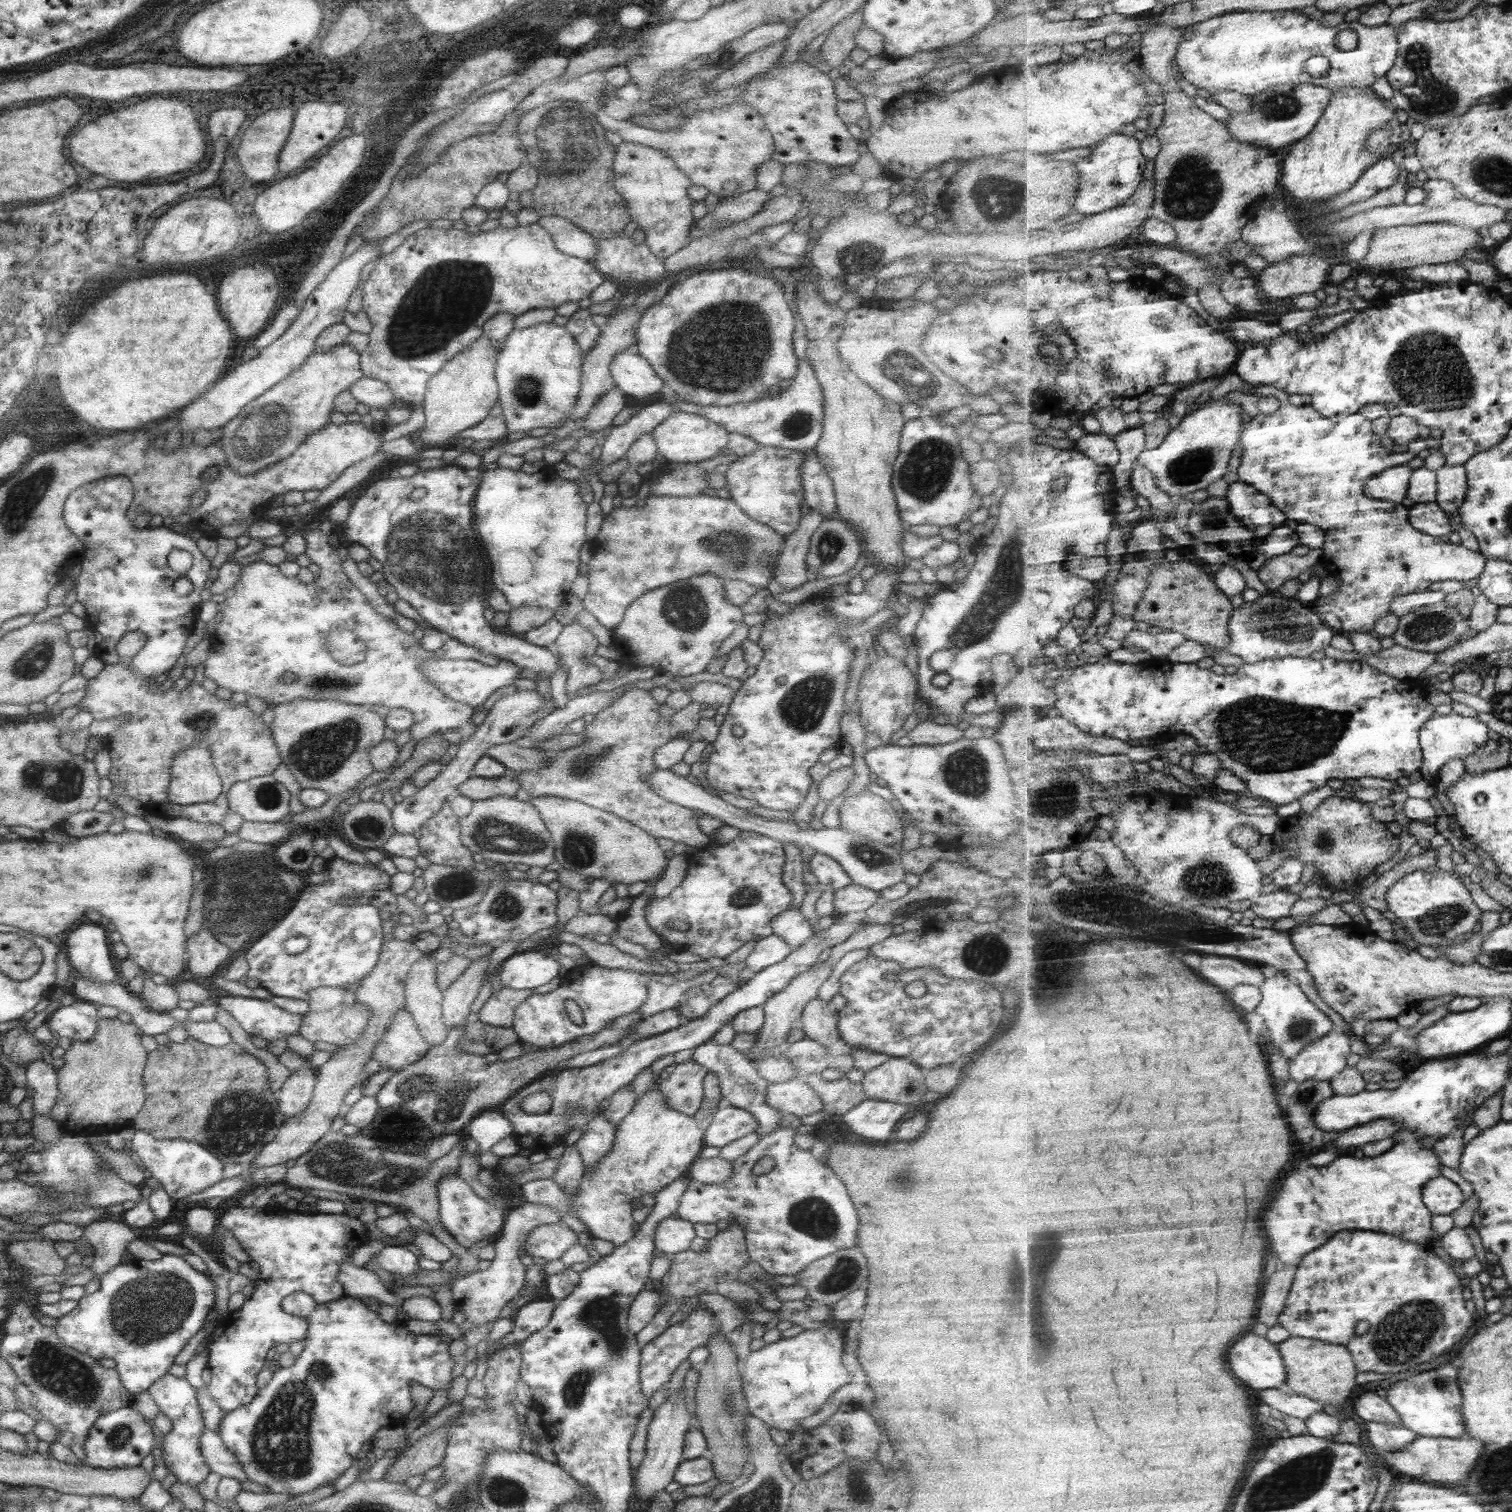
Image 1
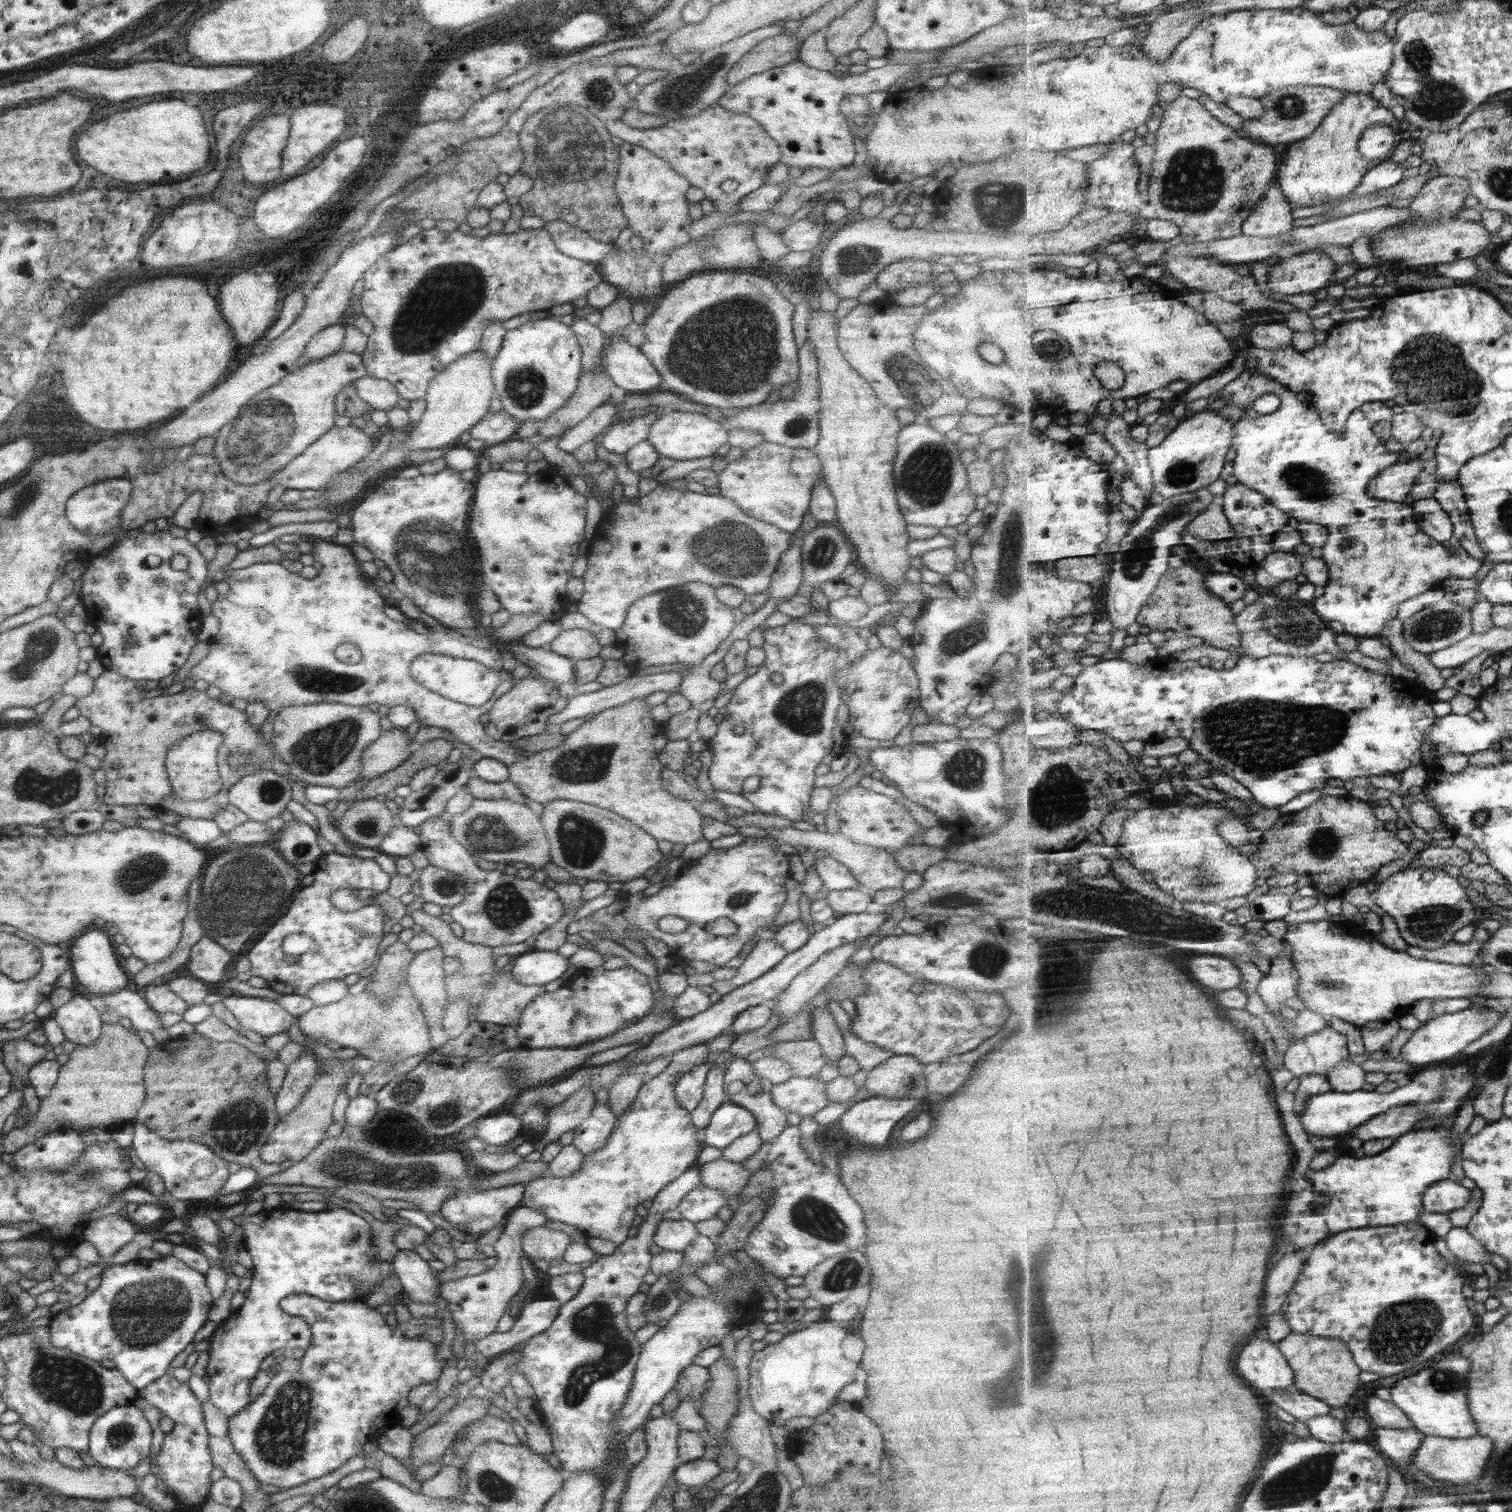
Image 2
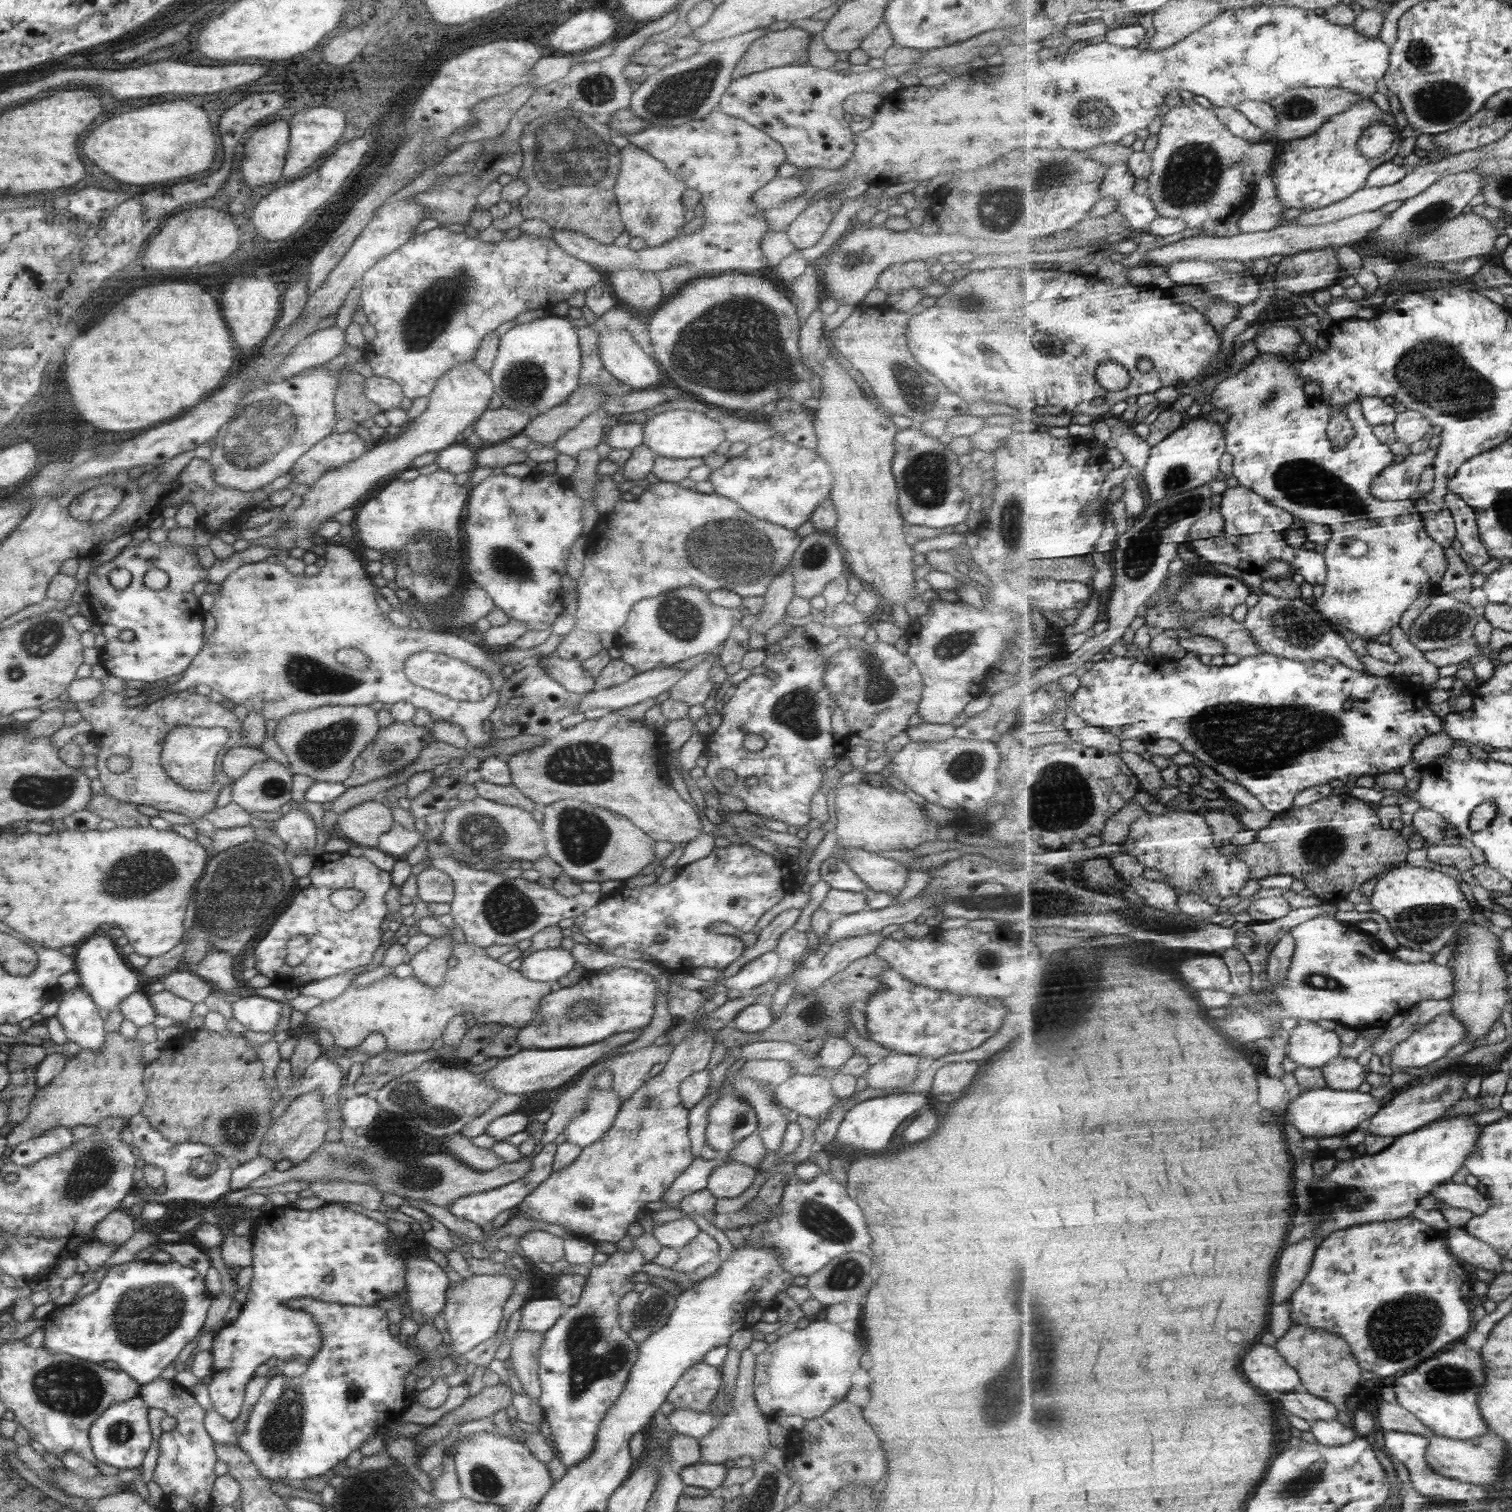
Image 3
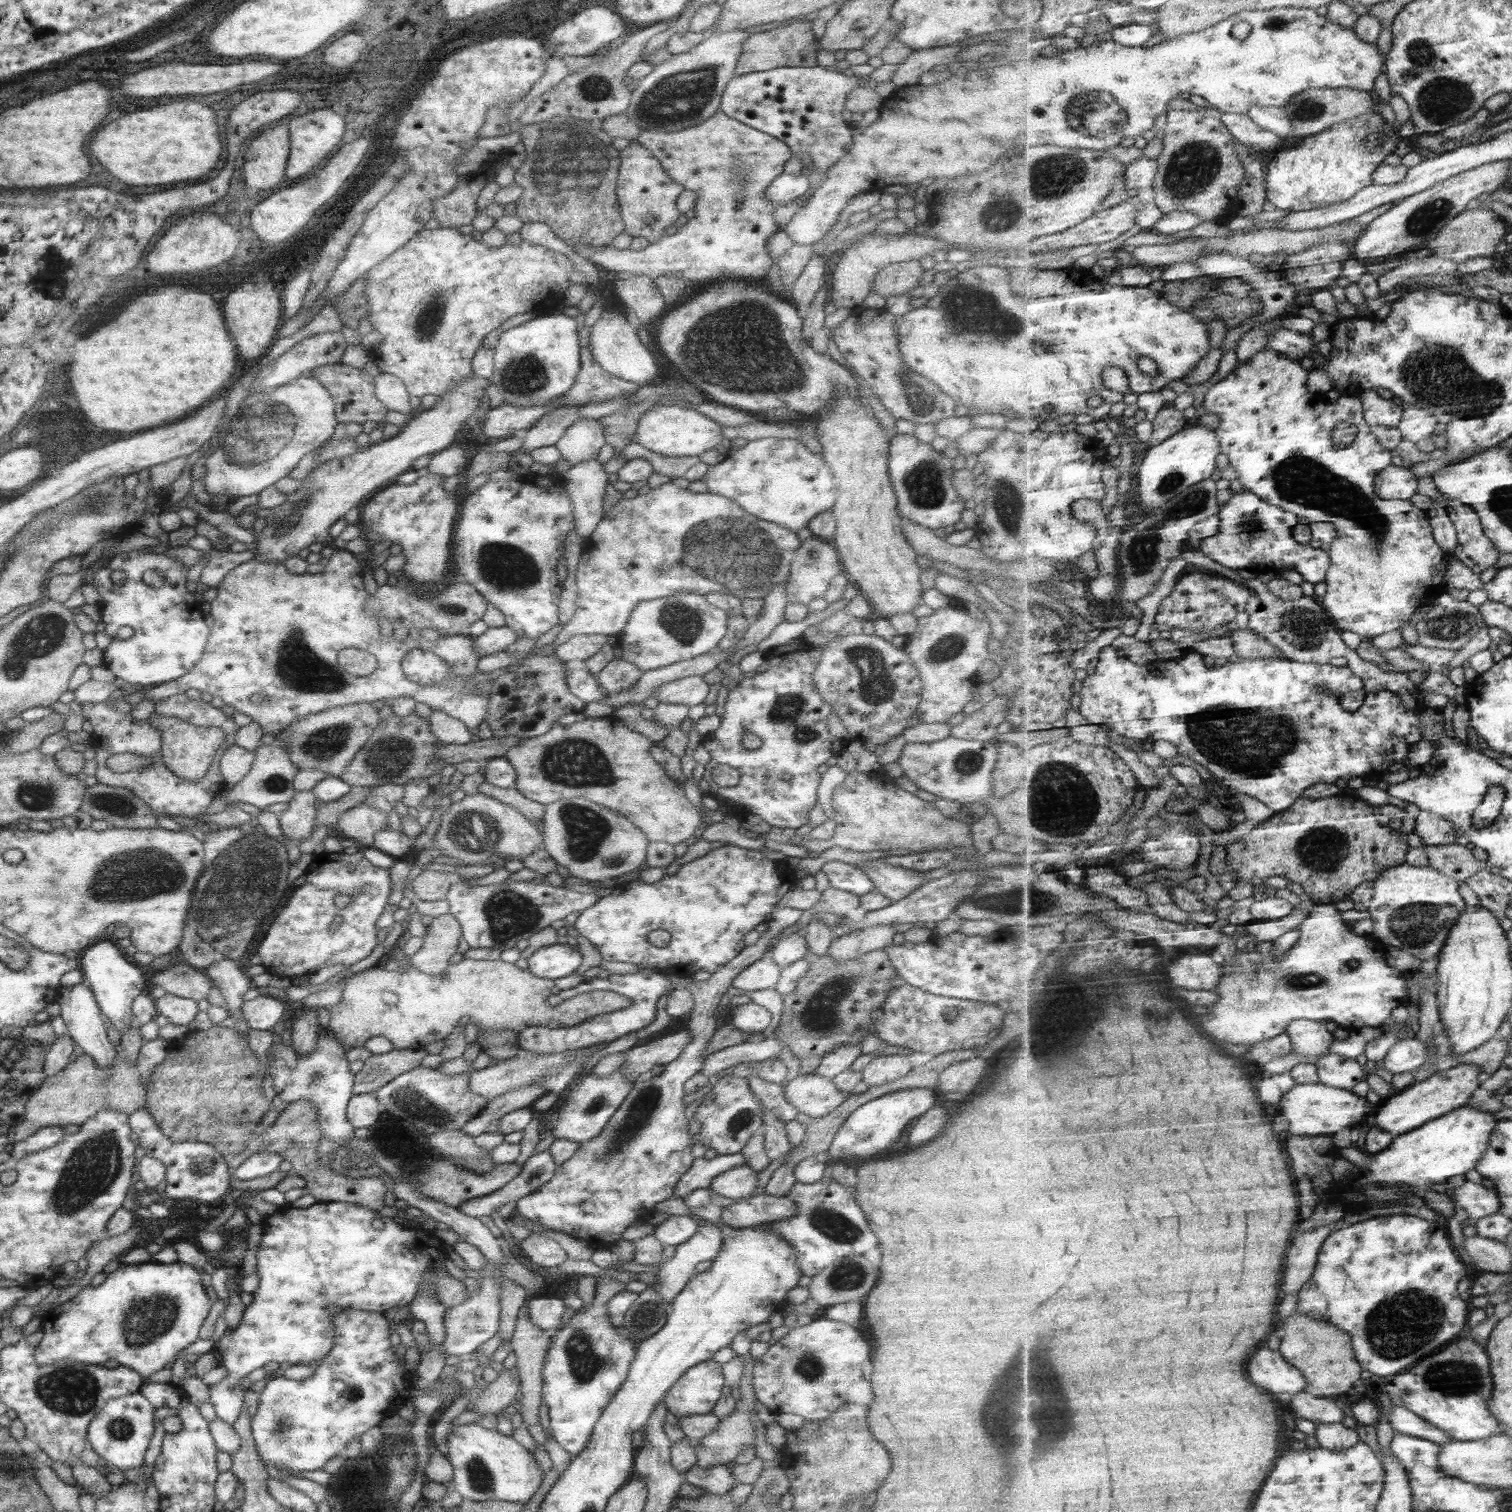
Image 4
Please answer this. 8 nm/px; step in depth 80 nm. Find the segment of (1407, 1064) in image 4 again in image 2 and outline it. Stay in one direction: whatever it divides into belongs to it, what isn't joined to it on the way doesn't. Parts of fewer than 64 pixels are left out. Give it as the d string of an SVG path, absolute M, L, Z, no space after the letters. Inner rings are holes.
M1484 1007L1469 1008L1428 1019L1412 1033L1408 1041L1402 1046L1398 1059L1424 1068L1433 1062L1453 1058L1457 1052L1461 1052L1469 1044L1473 1044L1473 1040L1487 1034L1500 1018L1497 1016L1497 1011Z

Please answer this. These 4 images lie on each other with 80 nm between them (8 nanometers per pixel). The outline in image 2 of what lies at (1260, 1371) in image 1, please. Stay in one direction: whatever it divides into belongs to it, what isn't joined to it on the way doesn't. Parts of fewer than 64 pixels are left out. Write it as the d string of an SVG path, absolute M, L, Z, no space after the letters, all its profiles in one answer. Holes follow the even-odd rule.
M1255 1338L1247 1344L1237 1360L1239 1374L1255 1388L1293 1390L1295 1371L1277 1343Z

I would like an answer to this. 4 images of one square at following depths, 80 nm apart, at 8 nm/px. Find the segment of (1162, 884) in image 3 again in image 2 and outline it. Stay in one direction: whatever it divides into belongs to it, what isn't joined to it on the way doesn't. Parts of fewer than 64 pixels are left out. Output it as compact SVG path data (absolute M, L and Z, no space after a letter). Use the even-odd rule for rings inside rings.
M1127 858L1112 860L1112 872L1125 889L1140 893L1145 896L1145 899L1151 899L1165 907L1171 907L1177 902L1171 894L1165 892L1162 888L1159 888L1153 882L1147 882L1143 878L1143 872Z

